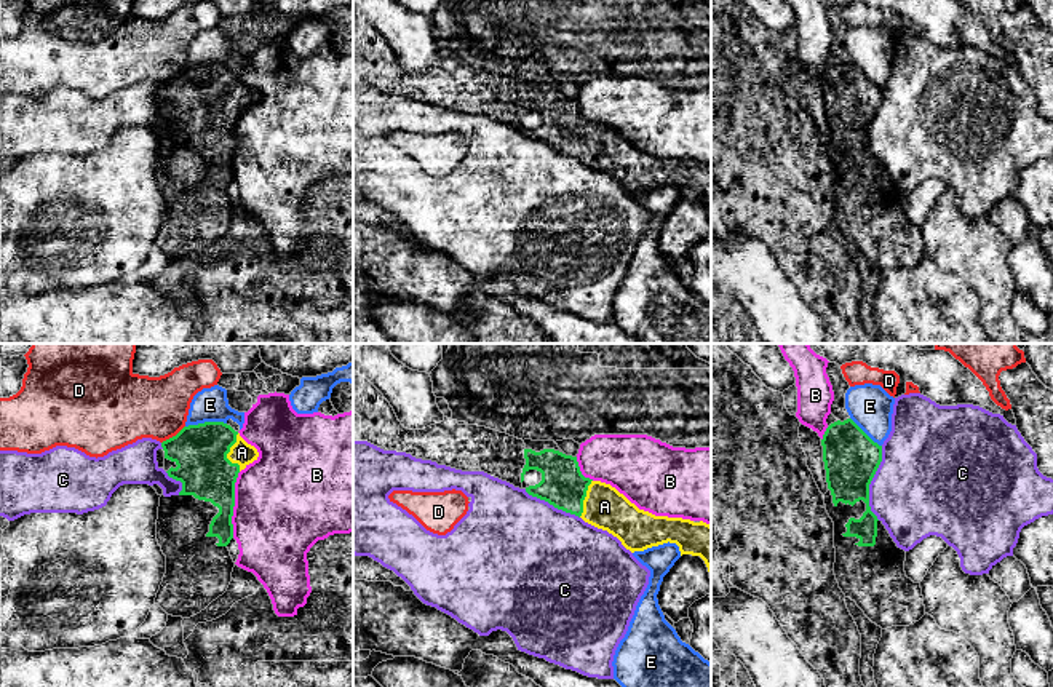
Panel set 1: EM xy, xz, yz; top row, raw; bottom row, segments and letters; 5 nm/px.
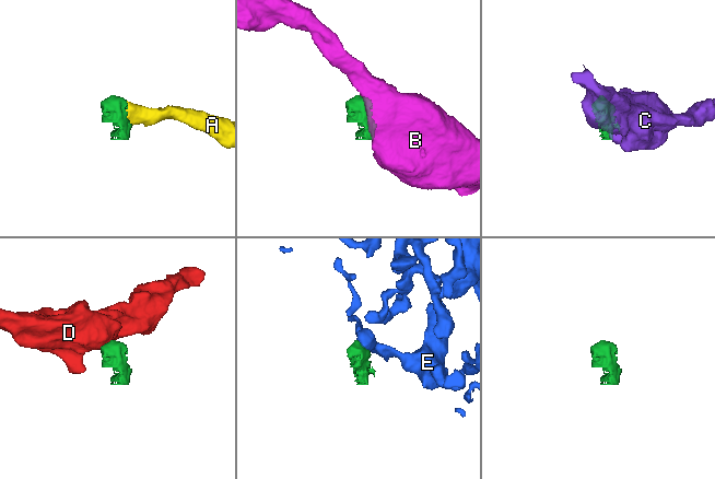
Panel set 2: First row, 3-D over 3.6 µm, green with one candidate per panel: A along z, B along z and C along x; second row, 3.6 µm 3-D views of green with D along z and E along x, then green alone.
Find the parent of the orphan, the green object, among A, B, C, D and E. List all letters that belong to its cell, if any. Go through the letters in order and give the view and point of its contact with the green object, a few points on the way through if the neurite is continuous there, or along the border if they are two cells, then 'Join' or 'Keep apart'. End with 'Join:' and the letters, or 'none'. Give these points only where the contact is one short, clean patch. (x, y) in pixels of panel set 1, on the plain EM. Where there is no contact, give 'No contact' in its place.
A: Touches green at xy (227, 95). Path across: xy (200, 93), (227, 95), (242, 95). Join
B: Touches green at xy (234, 147). Keep apart
C: Touches green at yz (870, 125). Keep apart
D: Touches green at xy (173, 79). Boundary: xy (184, 67), (162, 85). Keep apart
E: Touches green at xy (205, 64). Boundary: xy (226, 64), (198, 64), (186, 69). Keep apart
Join: A

